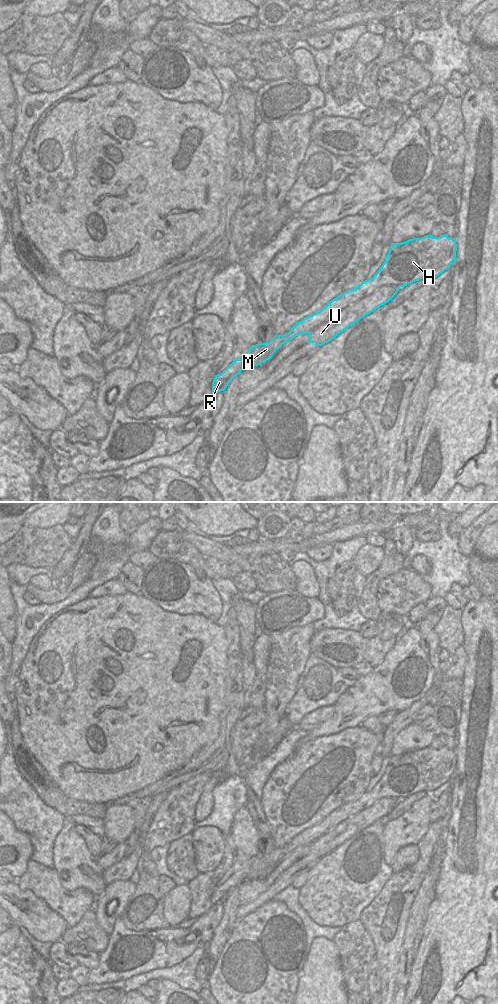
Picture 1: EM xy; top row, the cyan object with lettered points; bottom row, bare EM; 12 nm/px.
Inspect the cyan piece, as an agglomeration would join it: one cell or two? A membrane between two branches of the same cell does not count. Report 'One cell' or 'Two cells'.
Two cells

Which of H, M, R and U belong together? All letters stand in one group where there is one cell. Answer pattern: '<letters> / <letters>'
H M R / U

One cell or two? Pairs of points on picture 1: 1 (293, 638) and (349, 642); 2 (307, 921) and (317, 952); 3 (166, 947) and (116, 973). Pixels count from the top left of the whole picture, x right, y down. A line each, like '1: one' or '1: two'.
1: two
2: two
3: one

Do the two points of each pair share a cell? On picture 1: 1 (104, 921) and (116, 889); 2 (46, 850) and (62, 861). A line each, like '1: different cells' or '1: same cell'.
1: same cell
2: different cells

